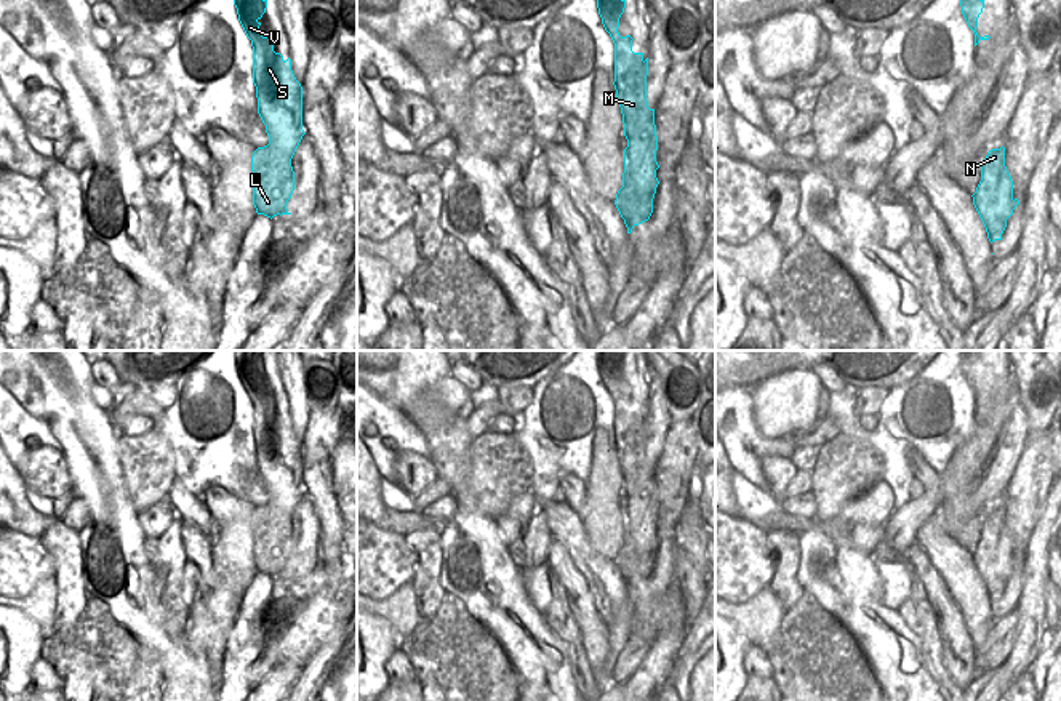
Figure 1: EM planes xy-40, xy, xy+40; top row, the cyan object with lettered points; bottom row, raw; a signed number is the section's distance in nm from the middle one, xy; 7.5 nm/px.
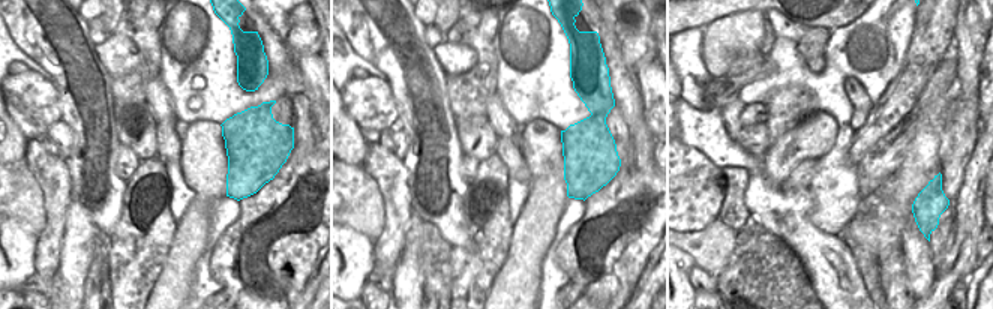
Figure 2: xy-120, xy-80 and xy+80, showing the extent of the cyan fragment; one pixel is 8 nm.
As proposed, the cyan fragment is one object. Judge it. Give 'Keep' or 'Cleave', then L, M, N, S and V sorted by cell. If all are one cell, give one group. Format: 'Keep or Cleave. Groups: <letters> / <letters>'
Cleave. Groups: L N / M S V

